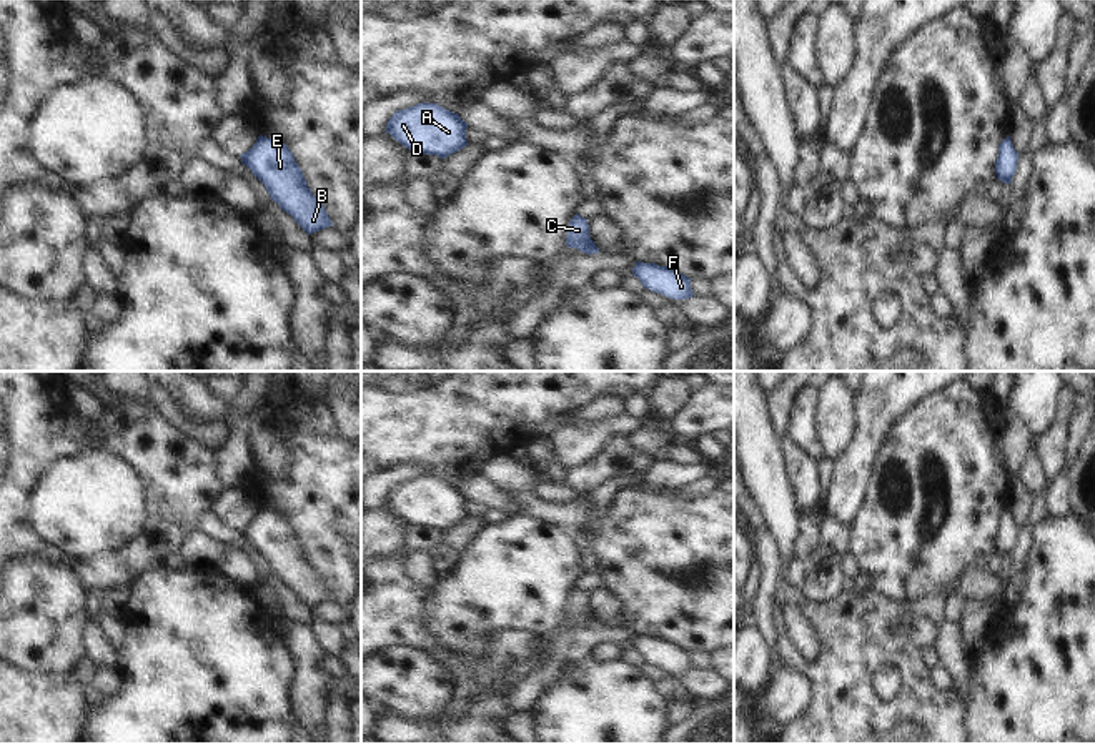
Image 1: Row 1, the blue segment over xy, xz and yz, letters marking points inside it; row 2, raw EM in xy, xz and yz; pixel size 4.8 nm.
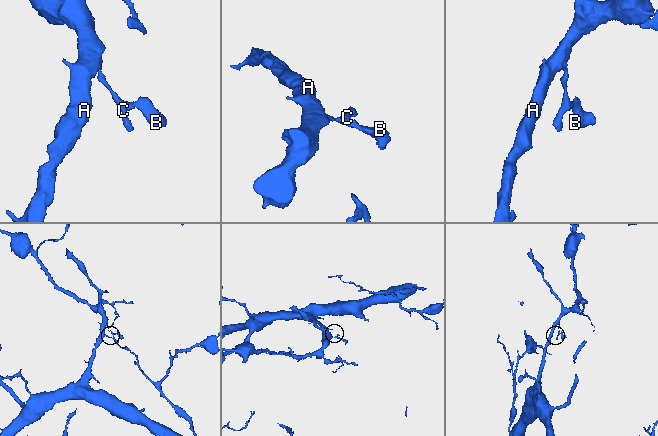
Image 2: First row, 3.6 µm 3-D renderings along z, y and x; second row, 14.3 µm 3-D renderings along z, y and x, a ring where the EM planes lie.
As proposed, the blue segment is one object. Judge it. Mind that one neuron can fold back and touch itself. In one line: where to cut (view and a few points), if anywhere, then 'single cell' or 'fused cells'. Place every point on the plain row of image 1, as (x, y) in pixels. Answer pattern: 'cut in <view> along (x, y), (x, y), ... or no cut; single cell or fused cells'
no cut; single cell

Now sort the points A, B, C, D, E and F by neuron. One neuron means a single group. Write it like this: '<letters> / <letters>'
A B C D E F

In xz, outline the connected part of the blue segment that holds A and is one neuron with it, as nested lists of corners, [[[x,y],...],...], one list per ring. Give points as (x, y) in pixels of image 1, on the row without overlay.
[[[424,474],[393,486],[386,506],[408,523],[443,533],[468,518],[466,501],[458,486]]]

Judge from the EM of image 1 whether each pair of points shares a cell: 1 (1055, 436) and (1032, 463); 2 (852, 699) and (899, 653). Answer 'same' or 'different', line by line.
1: different
2: same

